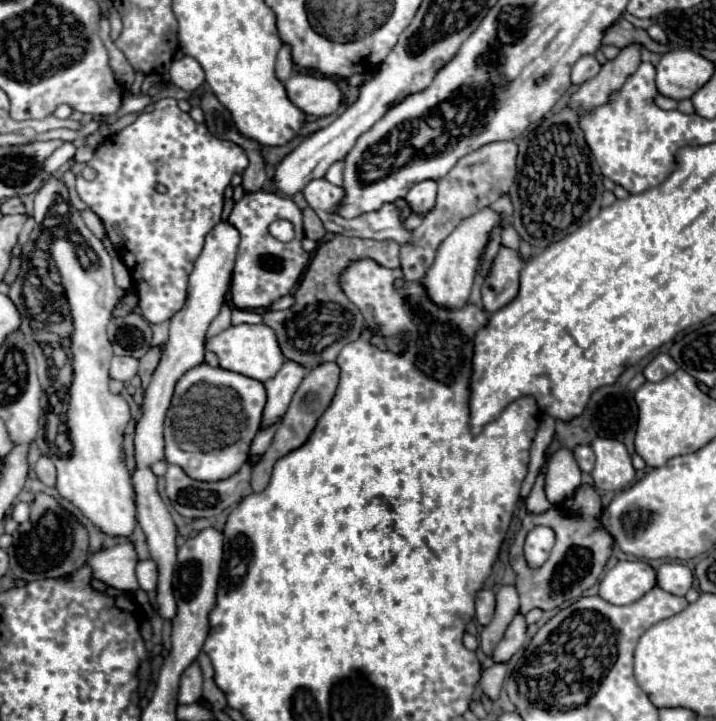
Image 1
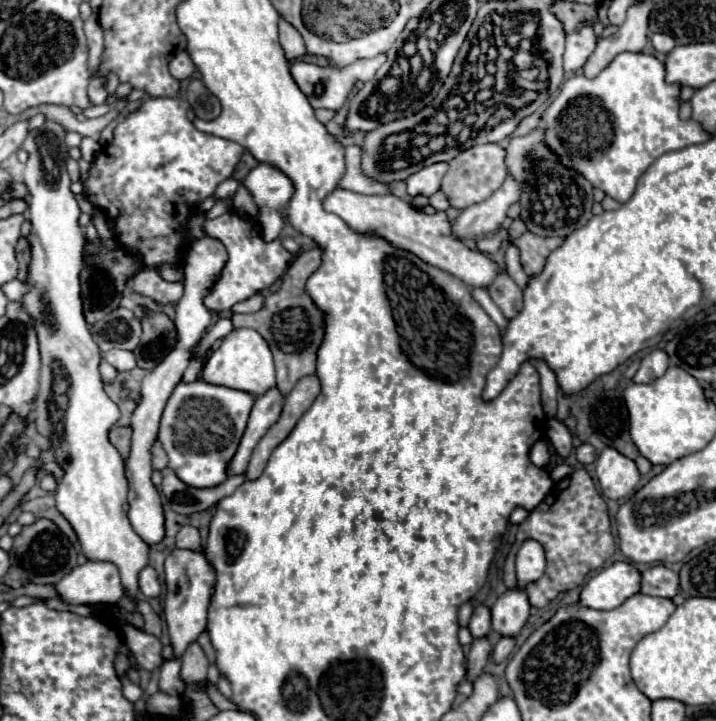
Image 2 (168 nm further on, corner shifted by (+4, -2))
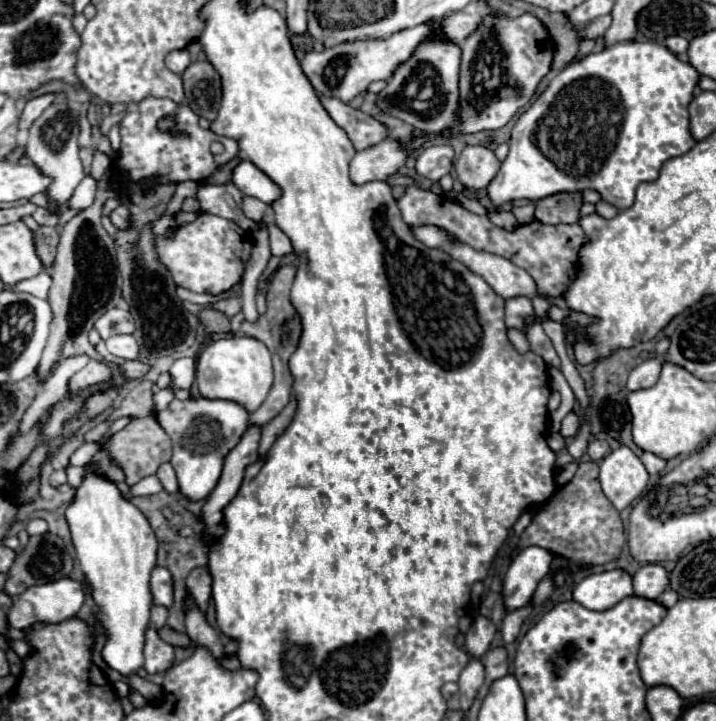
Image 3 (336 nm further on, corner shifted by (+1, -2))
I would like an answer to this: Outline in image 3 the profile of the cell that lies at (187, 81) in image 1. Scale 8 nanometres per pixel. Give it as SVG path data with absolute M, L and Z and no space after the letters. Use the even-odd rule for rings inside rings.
M173 50L165 56L165 66L175 74L181 74L189 64L191 64L191 56L187 50Z

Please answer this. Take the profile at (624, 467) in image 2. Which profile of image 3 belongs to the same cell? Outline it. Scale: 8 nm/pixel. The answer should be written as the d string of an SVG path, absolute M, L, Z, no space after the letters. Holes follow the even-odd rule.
M621 446L603 458L599 482L611 504L623 510L645 490L649 474L643 462L627 446Z

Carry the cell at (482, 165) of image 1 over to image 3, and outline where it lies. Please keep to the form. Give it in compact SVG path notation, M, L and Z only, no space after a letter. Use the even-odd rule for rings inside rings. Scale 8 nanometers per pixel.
M467 146L455 158L457 176L467 190L487 188L491 178L495 178L495 174L499 172L499 166L501 162L495 158L493 150L485 146Z

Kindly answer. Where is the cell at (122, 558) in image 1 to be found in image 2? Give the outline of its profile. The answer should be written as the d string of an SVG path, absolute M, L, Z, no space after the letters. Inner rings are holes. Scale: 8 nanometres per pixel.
M98 560L76 566L56 588L68 604L116 604L126 594L118 568L112 562Z

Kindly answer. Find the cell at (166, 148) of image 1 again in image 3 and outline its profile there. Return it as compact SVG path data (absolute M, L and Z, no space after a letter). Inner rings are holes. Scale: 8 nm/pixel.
M145 98L137 106L133 106L119 124L121 130L121 150L115 158L115 172L119 172L119 180L139 182L147 176L157 176L161 182L183 182L195 180L203 182L209 174L213 174L221 164L233 160L239 152L237 142L225 136L217 136L211 130L203 130L199 126L199 116L185 104L179 106L169 98ZM161 116L175 116L179 136L171 136L157 130L157 120ZM219 140L225 146L223 154L211 154L211 142Z

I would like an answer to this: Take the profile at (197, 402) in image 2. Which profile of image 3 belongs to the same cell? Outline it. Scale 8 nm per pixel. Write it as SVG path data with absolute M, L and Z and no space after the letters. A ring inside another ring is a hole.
M189 398L185 402L173 400L167 410L157 414L157 420L161 428L171 436L173 440L173 458L171 466L177 472L179 492L195 502L205 500L207 494L215 488L225 456L231 448L241 440L243 432L247 430L247 410L235 402L223 402L223 400L207 400L207 398Z

